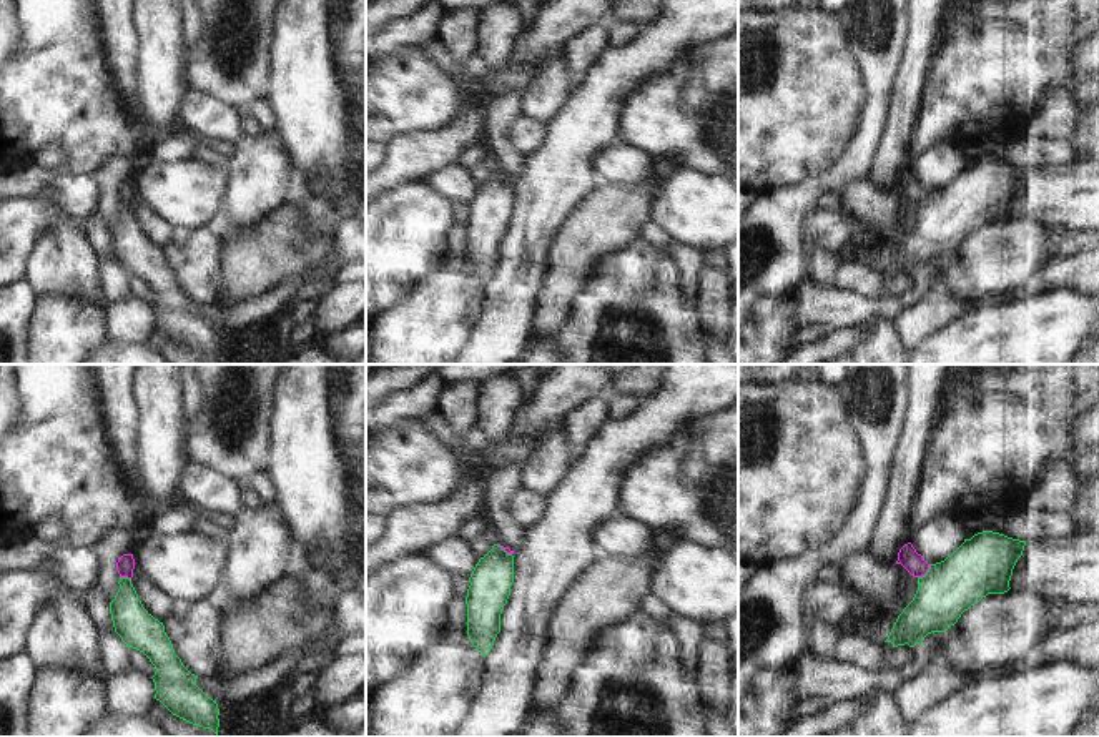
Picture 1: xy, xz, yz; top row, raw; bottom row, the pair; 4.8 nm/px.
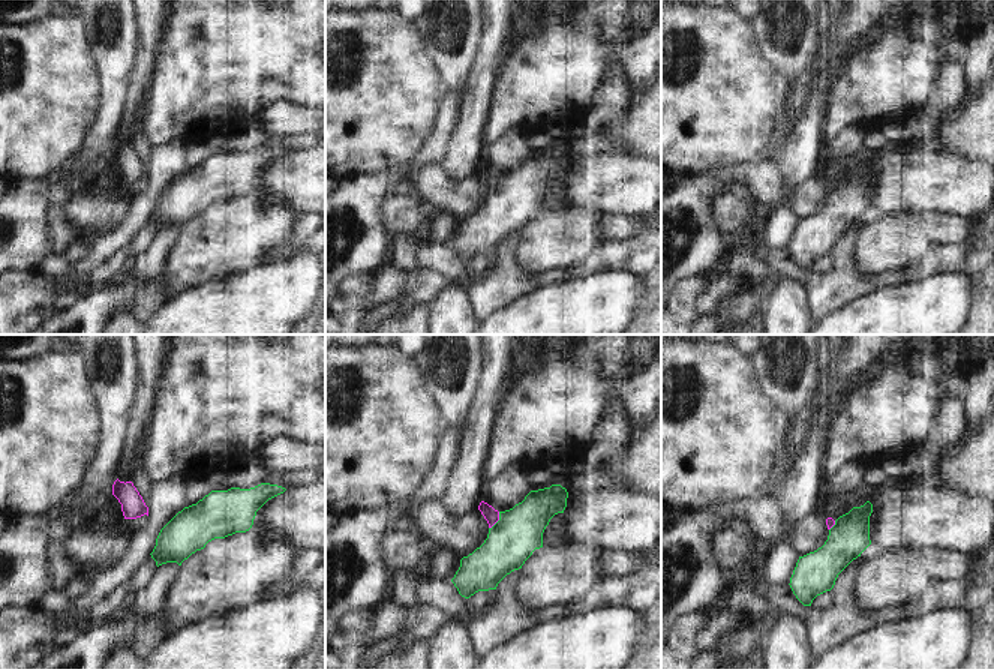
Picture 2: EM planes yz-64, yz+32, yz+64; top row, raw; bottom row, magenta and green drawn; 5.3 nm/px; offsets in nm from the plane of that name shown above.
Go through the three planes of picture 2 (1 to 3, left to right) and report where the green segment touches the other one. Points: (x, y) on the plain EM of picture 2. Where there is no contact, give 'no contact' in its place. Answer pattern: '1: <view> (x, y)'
1: no contact
2: yz+32 (496, 185)
3: yz+64 (834, 188)

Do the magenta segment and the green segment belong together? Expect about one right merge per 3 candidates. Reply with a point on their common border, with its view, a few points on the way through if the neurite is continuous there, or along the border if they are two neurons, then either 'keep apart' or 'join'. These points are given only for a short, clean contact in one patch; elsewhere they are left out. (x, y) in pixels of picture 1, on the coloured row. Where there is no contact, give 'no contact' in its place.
yz (925, 573) | across yz (908, 558), (925, 573), (966, 573), (976, 568) | join

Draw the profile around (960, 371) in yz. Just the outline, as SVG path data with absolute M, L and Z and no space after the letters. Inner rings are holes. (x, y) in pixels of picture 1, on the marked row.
M953 364L951 379L968 381L983 369L994 368L998 364Z

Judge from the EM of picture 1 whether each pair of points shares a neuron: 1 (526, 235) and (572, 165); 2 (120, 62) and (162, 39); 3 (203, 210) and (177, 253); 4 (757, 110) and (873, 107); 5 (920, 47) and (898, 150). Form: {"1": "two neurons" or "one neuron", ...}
{"1": "one neuron", "2": "two neurons", "3": "two neurons", "4": "two neurons", "5": "one neuron"}

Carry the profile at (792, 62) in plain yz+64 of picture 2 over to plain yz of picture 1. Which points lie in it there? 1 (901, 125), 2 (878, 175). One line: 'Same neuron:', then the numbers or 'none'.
Same neuron: none

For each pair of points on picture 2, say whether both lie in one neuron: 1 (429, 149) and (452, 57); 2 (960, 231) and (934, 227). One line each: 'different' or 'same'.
1: same
2: same

